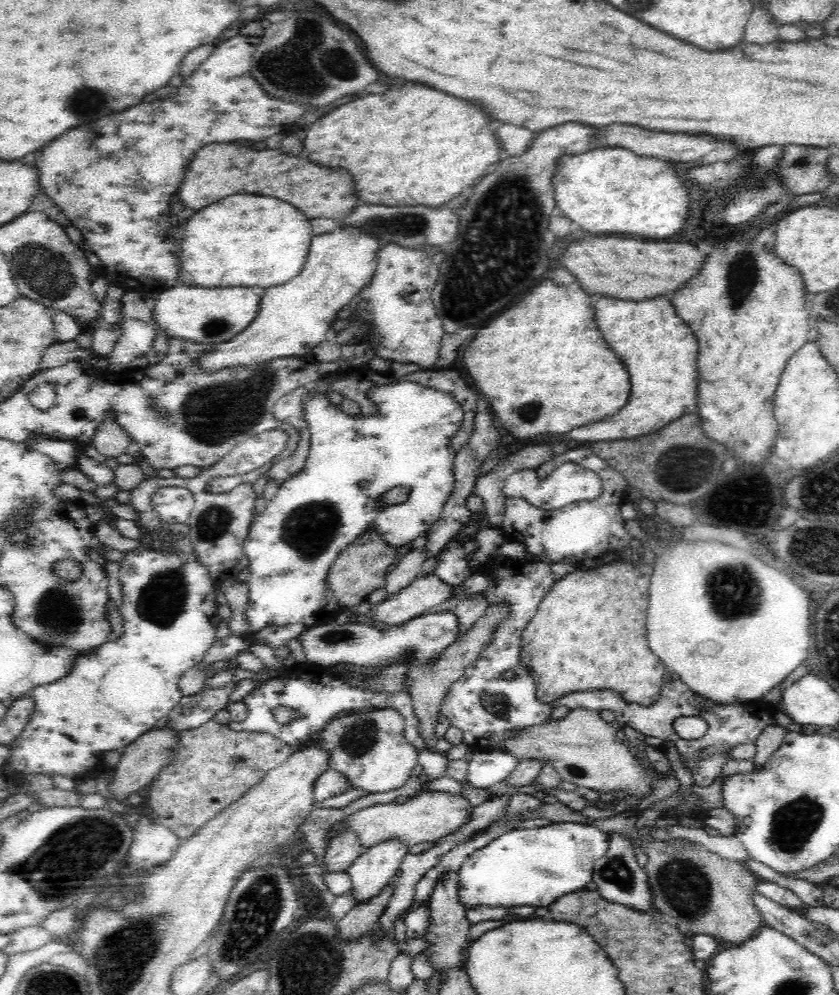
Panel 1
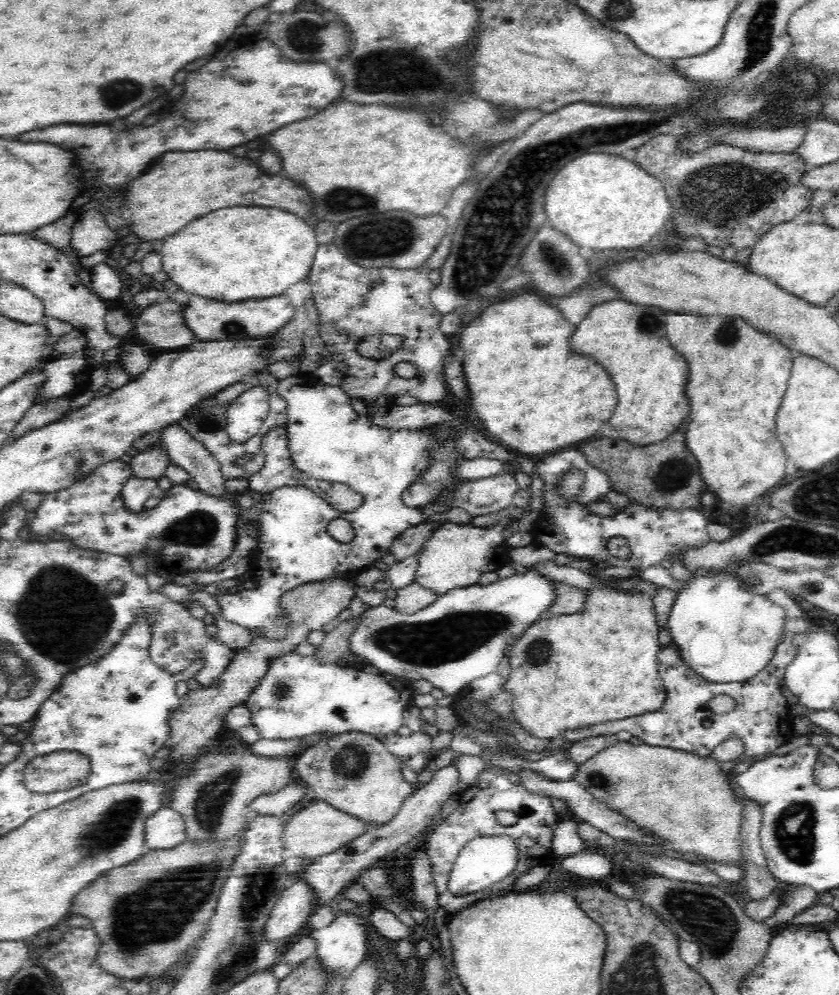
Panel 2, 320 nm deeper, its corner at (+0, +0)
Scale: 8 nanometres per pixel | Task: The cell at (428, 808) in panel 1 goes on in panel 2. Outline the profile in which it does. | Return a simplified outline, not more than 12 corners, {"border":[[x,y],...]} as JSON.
{"border":[[318,800],[290,815],[281,839],[308,862],[368,831]]}

